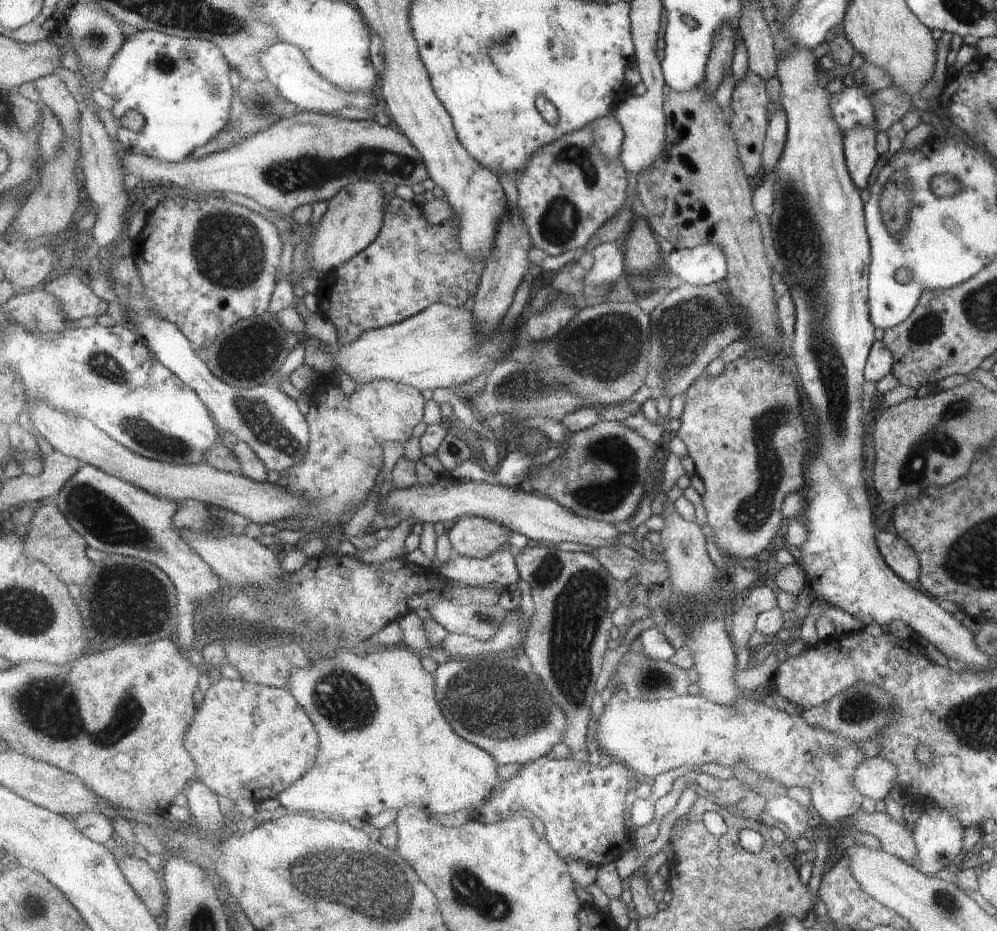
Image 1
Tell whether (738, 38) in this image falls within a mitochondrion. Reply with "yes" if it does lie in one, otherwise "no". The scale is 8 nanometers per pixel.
no

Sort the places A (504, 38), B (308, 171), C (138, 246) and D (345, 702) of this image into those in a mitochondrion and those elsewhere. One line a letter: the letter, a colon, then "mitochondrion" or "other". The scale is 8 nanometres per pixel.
A: mitochondrion
B: mitochondrion
C: other
D: mitochondrion

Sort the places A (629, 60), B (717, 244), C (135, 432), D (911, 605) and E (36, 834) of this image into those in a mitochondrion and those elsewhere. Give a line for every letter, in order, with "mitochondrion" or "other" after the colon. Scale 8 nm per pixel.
A: other
B: other
C: mitochondrion
D: other
E: other

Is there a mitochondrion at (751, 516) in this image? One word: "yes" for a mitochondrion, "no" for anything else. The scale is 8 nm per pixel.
yes

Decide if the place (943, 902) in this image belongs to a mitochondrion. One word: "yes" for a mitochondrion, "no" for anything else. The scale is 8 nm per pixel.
yes

